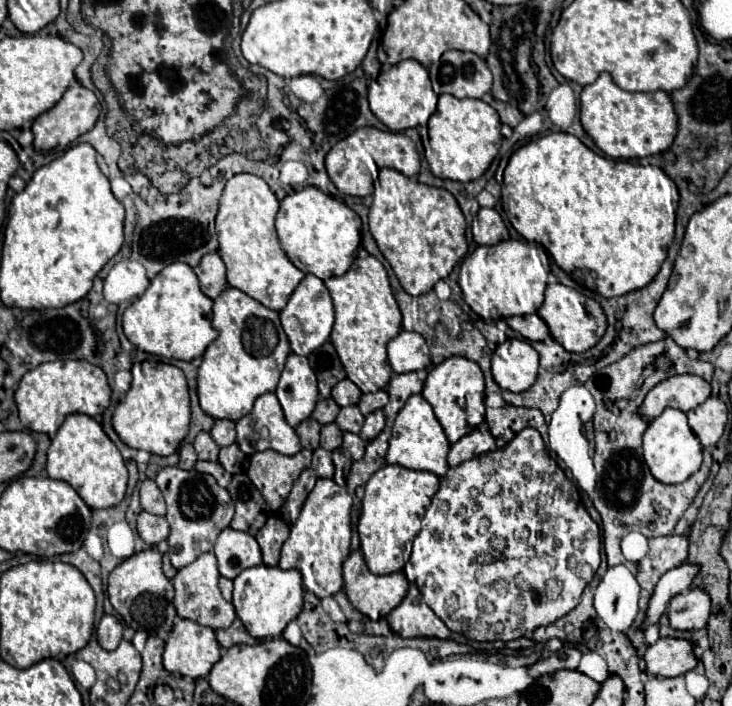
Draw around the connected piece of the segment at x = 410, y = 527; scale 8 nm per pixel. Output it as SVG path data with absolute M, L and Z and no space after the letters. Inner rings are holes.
M393 464L383 466L369 478L365 486L365 496L361 500L359 540L367 568L373 574L393 574L403 570L411 554L413 538L421 530L419 514L425 514L437 488L439 488L439 478L435 474L409 470Z

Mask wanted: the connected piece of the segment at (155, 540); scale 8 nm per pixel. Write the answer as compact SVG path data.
M141 512L137 518L137 532L143 538L143 542L155 546L169 536L169 524L163 516Z

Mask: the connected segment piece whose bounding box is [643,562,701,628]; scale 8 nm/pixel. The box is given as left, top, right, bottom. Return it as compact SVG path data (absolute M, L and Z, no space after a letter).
M685 562L685 564L675 566L673 570L669 570L669 572L665 572L665 574L661 576L661 582L657 584L657 590L653 592L653 598L651 598L651 602L649 602L647 620L645 620L643 628L647 628L649 624L653 624L653 622L659 620L659 616L667 610L667 602L669 602L673 596L677 596L679 592L685 592L685 590L691 586L691 582L693 582L693 578L695 578L695 574L697 574L699 570L701 570L699 564Z

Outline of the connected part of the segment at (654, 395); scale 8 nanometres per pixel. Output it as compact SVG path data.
M677 374L659 382L641 404L641 414L647 420L657 418L665 408L689 412L711 396L711 384L695 374Z

